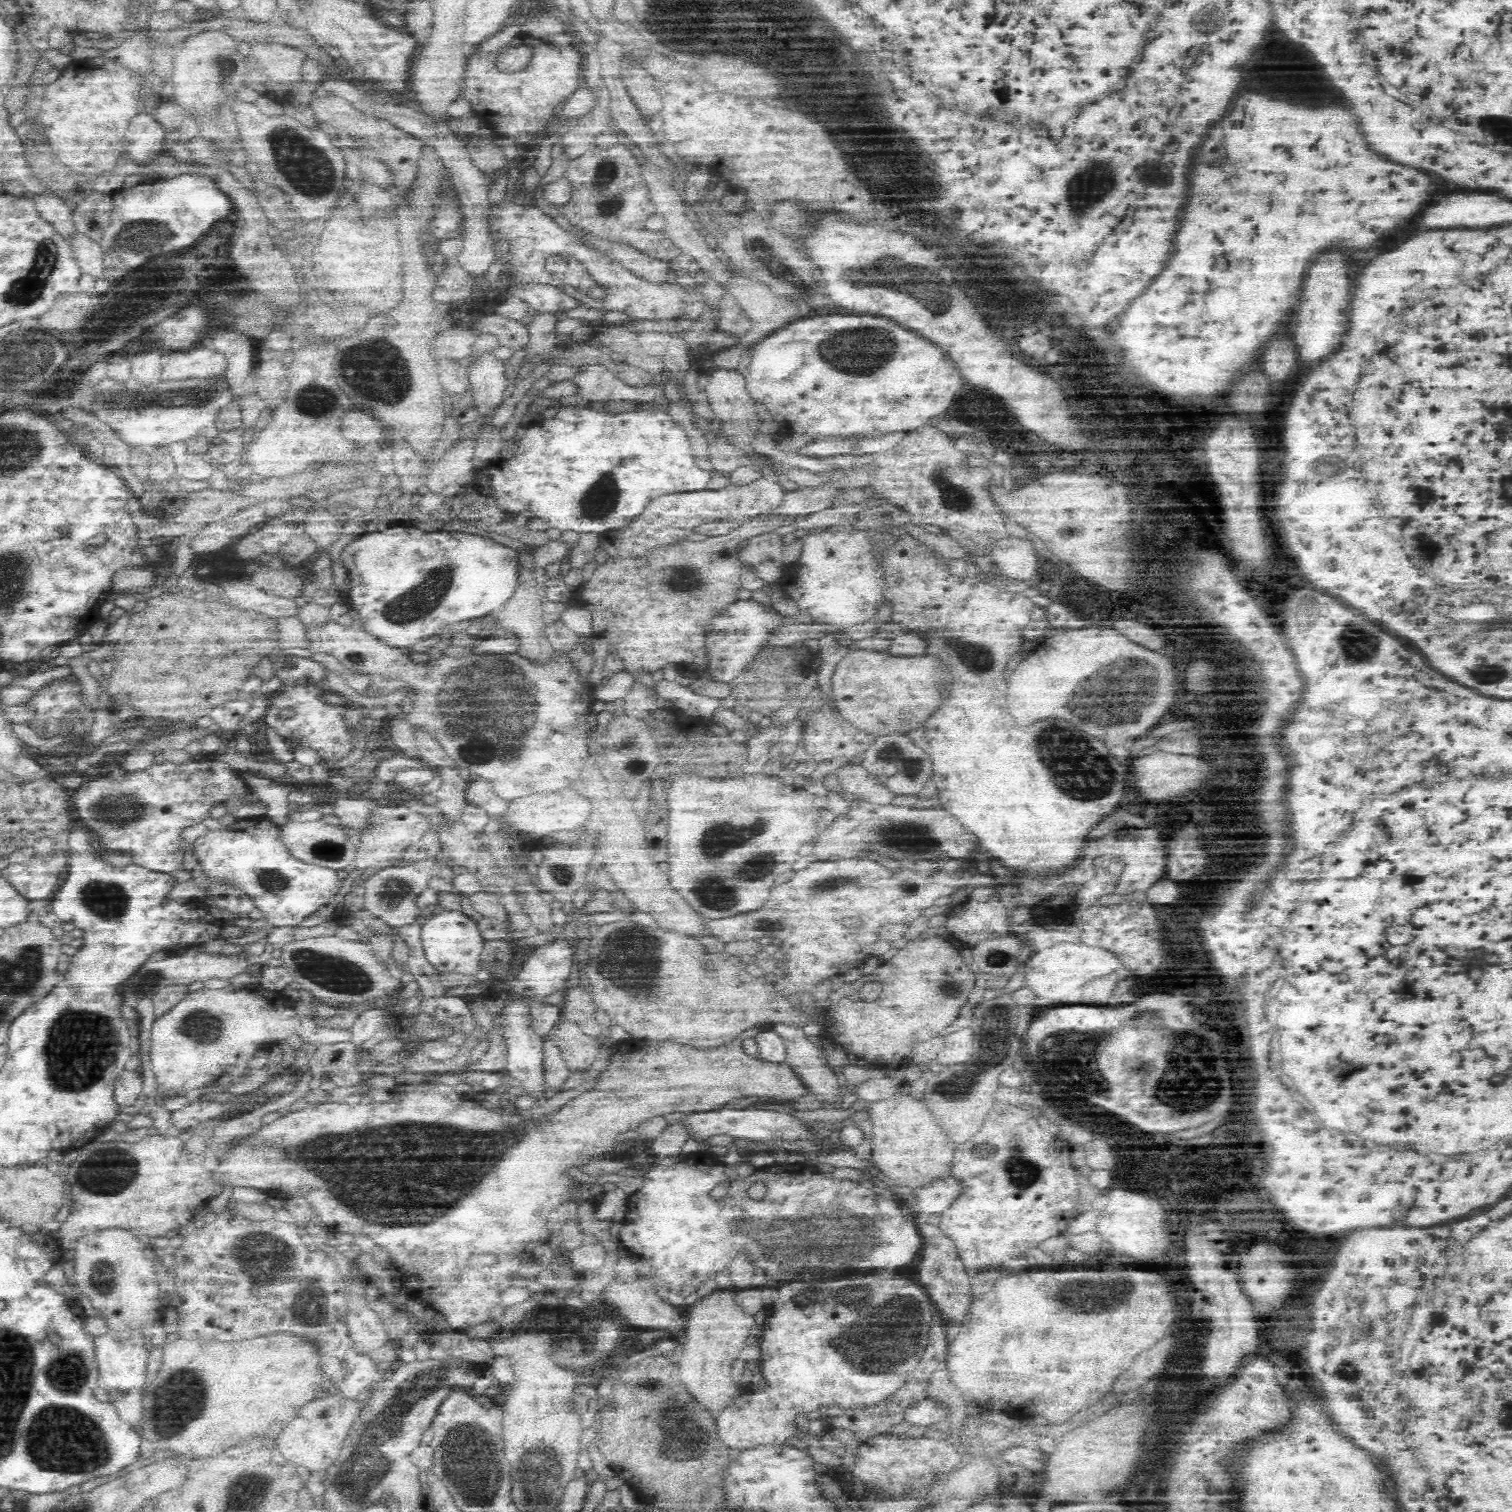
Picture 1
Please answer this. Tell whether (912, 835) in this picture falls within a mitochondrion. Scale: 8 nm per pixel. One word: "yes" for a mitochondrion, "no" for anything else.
yes

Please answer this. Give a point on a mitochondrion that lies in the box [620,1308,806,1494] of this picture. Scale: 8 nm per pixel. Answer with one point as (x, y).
(680, 1441)

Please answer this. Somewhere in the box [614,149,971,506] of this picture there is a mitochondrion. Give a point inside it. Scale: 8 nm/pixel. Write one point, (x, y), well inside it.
(918, 274)

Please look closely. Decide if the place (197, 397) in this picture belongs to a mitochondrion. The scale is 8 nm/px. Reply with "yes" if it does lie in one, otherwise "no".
yes

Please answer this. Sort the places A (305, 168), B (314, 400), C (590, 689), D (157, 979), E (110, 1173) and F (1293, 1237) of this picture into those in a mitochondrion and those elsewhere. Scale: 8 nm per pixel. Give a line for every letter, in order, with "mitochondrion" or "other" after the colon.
A: mitochondrion
B: mitochondrion
C: other
D: mitochondrion
E: mitochondrion
F: other

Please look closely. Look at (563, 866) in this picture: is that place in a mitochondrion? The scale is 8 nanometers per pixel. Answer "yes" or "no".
yes

